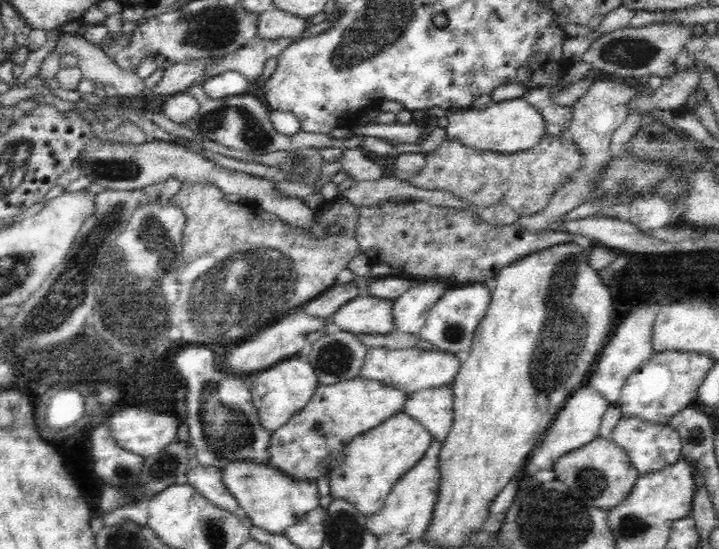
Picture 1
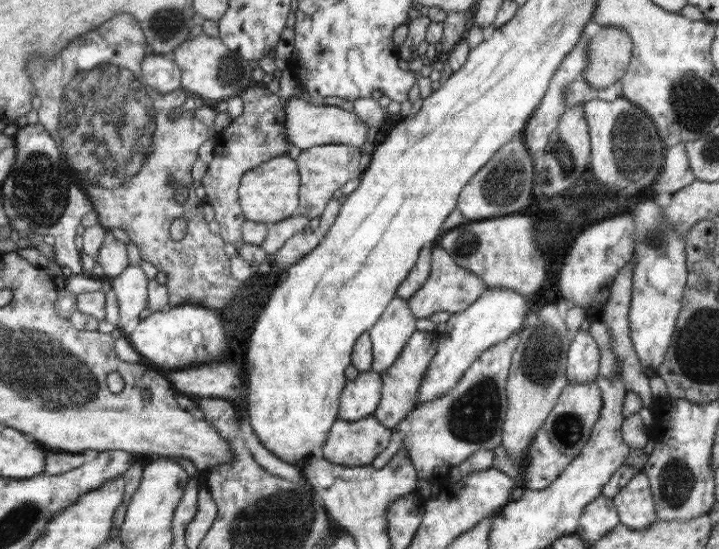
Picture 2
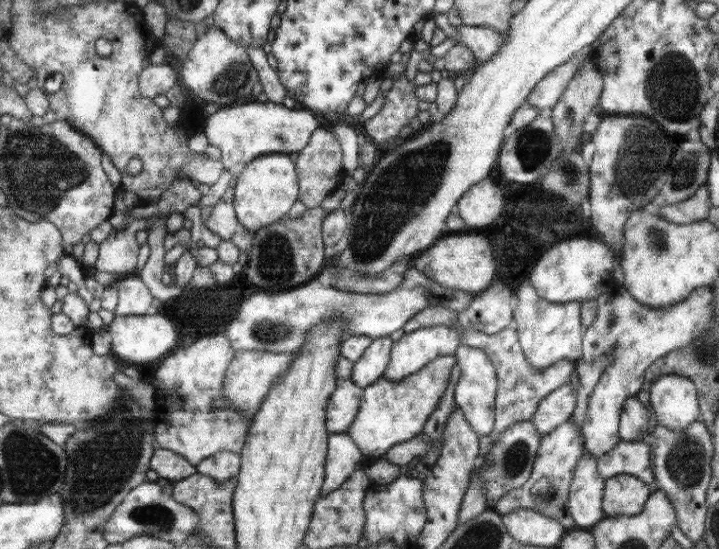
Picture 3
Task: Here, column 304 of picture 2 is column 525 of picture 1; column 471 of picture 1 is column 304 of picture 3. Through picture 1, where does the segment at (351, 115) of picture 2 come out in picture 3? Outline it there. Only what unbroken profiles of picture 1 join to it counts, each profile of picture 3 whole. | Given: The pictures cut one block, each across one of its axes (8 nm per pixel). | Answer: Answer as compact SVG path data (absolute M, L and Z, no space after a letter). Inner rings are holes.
M249 102L235 108L221 108L213 116L205 120L203 134L209 142L209 146L215 146L221 150L221 156L225 160L225 170L231 168L231 164L243 162L249 164L261 154L291 154L299 152L307 146L311 140L311 134L319 128L319 122L315 120L315 112L303 108L293 110L291 104L275 104L275 102Z

